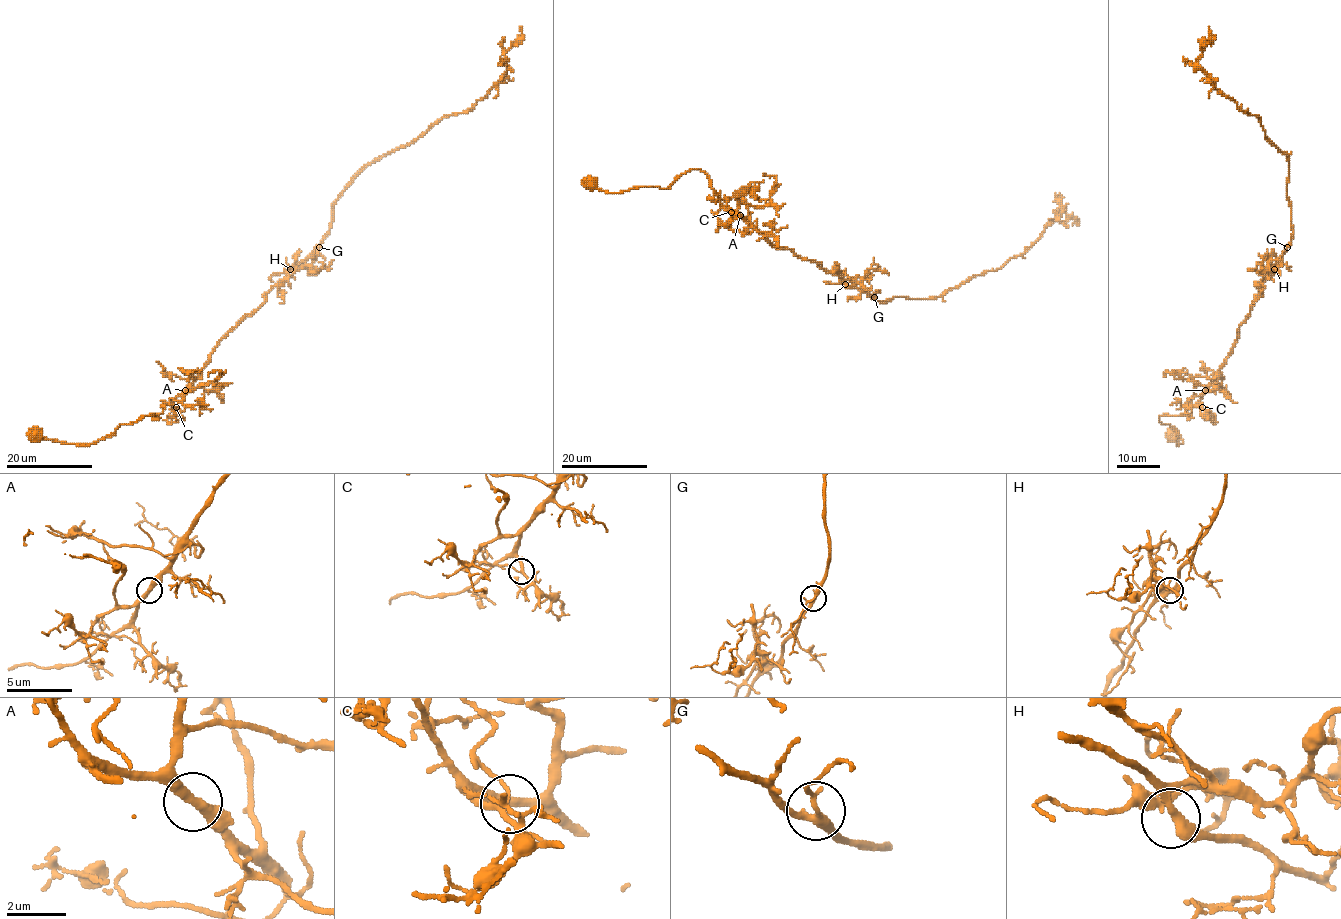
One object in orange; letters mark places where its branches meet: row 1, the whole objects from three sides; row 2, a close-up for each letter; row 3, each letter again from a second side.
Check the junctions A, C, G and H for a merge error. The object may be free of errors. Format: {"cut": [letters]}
{"cut": []}

